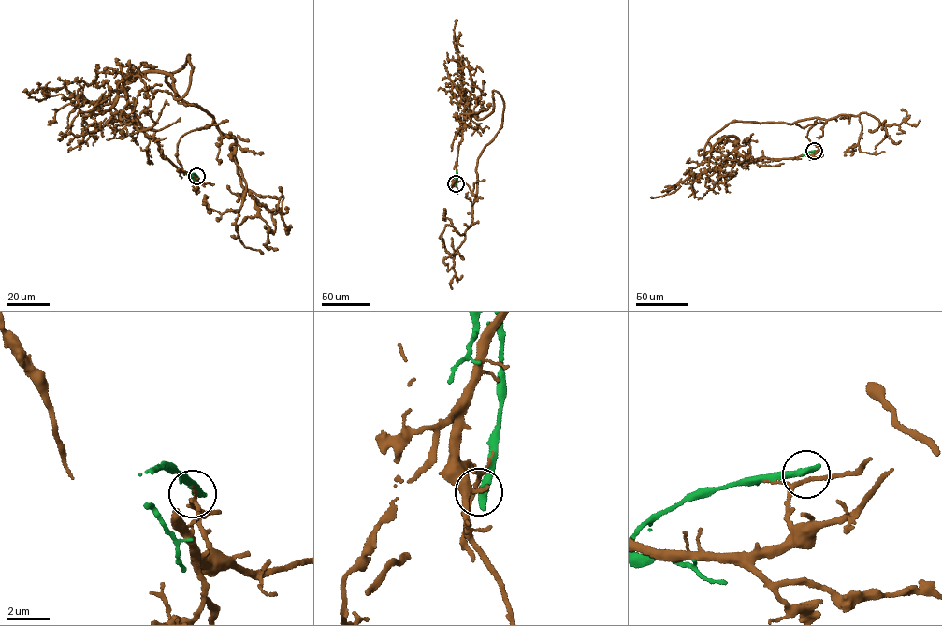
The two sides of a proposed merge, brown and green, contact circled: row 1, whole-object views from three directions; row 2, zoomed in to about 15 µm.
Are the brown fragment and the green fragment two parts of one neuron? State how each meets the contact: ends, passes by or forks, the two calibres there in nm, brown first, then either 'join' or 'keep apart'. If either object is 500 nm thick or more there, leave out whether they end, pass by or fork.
brown forks; green ends; calibres 150 and 440 nm; keep apart

